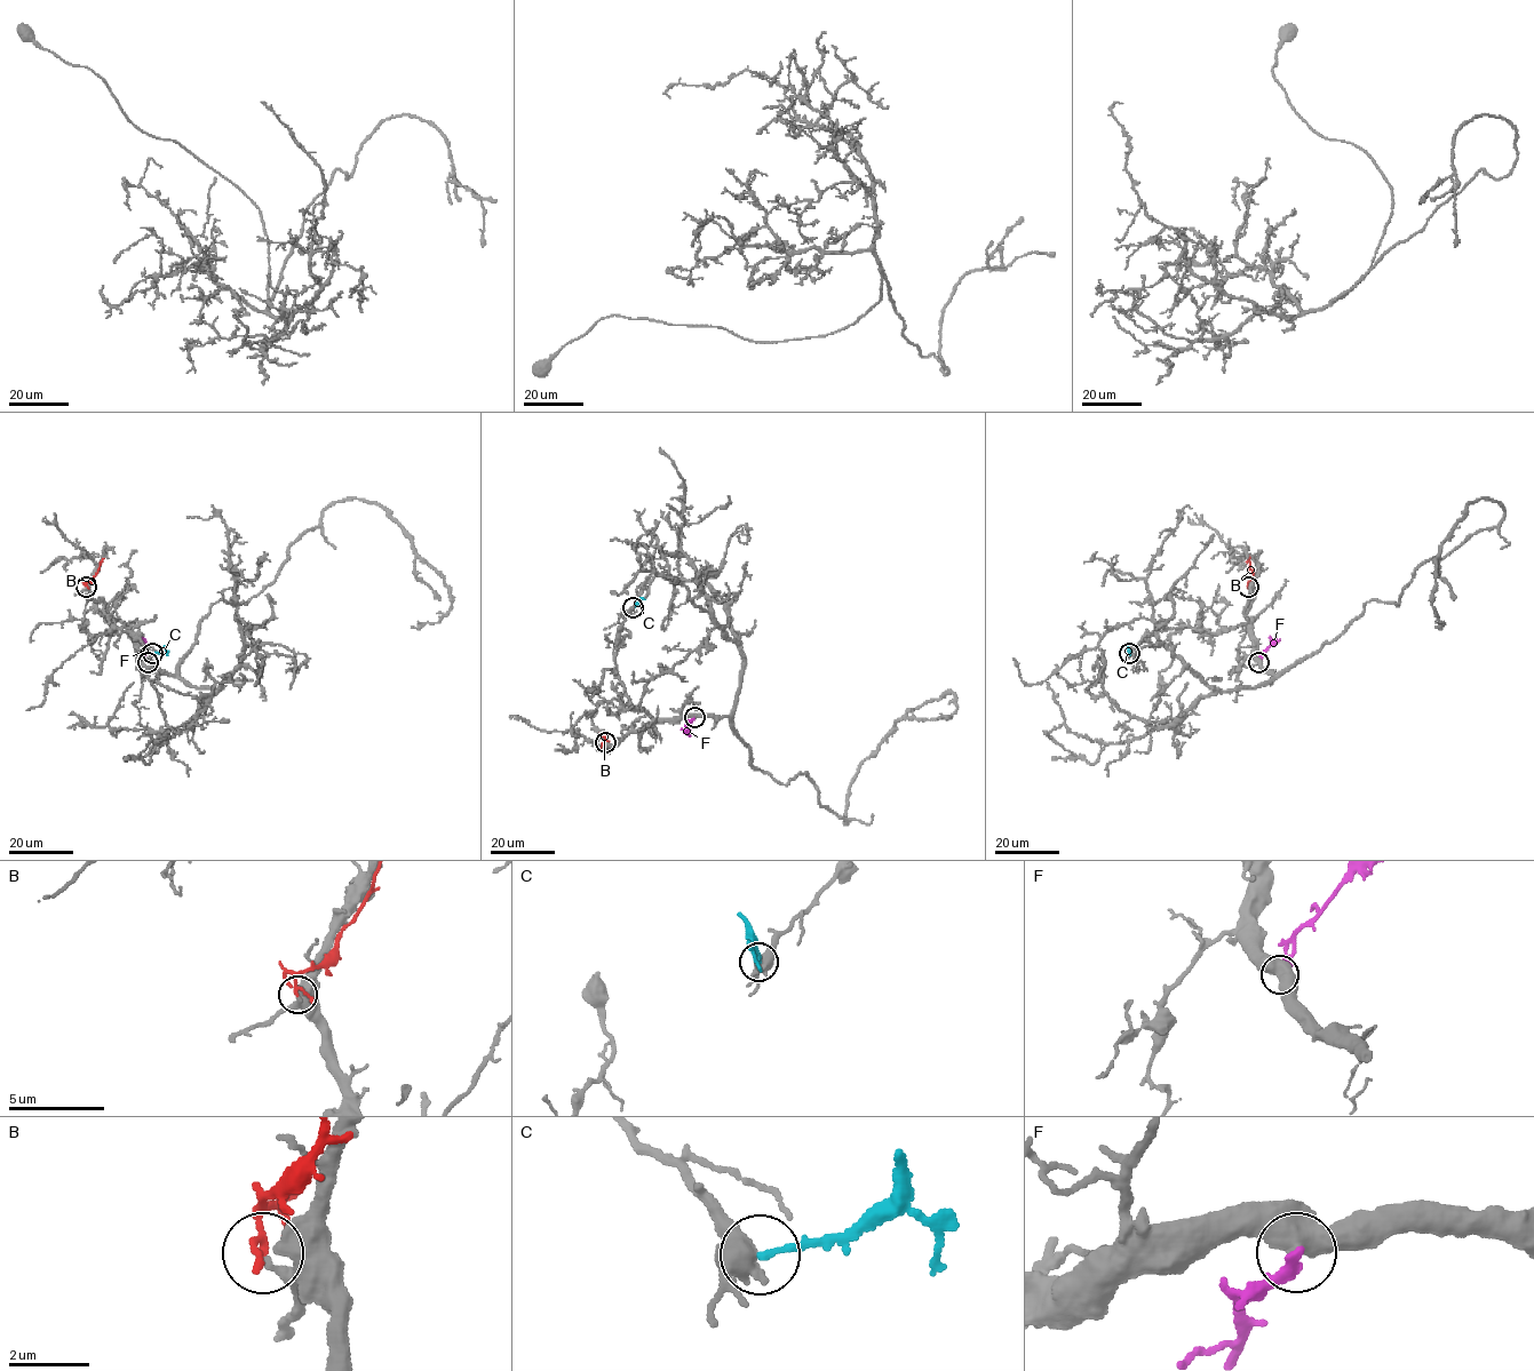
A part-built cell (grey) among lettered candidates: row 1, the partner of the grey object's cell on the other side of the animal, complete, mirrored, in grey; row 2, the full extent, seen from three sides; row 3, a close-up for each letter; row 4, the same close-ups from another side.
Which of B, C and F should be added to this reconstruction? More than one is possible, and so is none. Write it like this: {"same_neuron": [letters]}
{"same_neuron": []}

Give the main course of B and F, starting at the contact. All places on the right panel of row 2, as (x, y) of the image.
B: (1248, 587), (1253, 578), (1248, 556)
F: (1258, 662), (1263, 653), (1280, 639)

